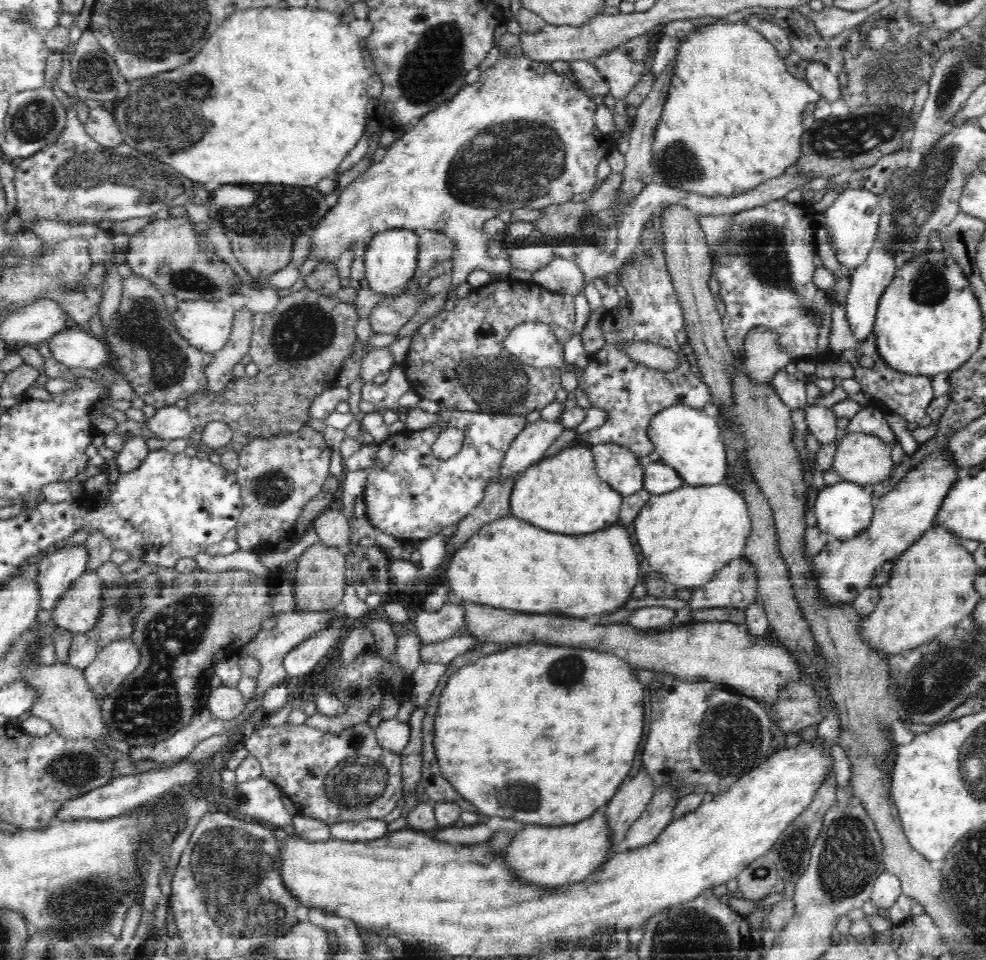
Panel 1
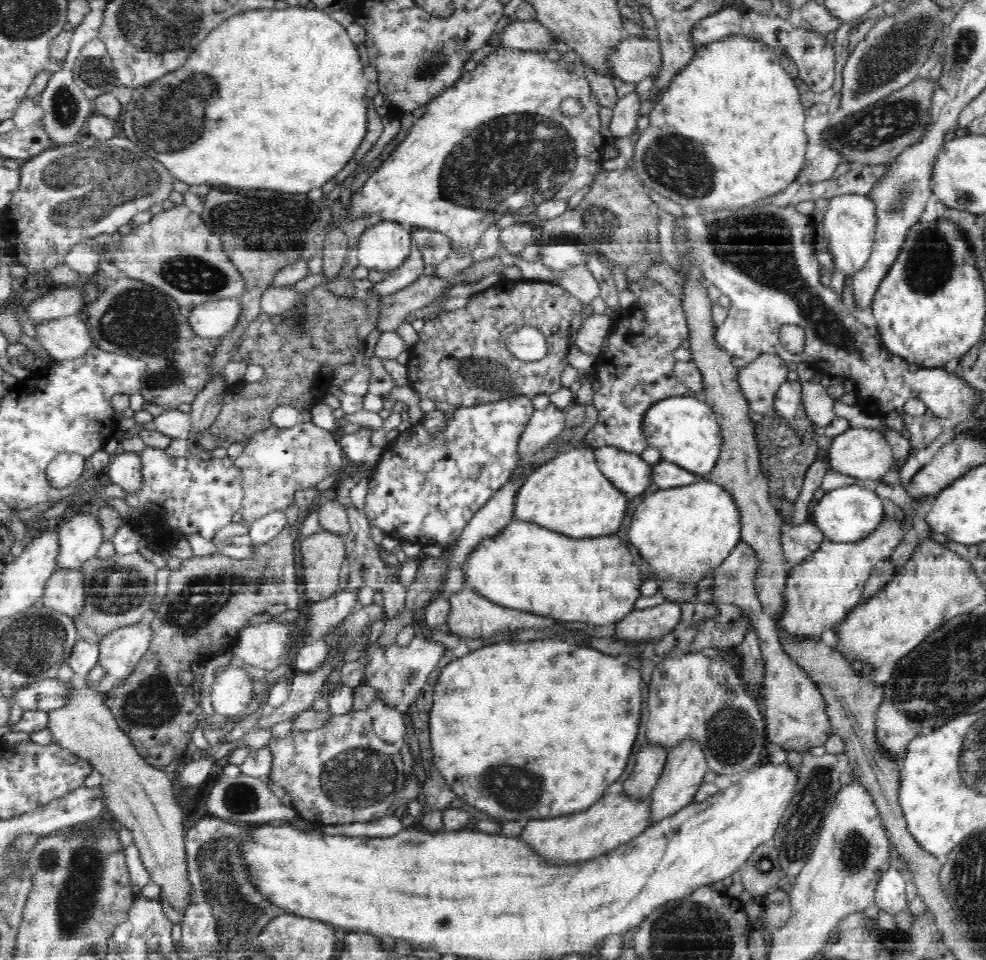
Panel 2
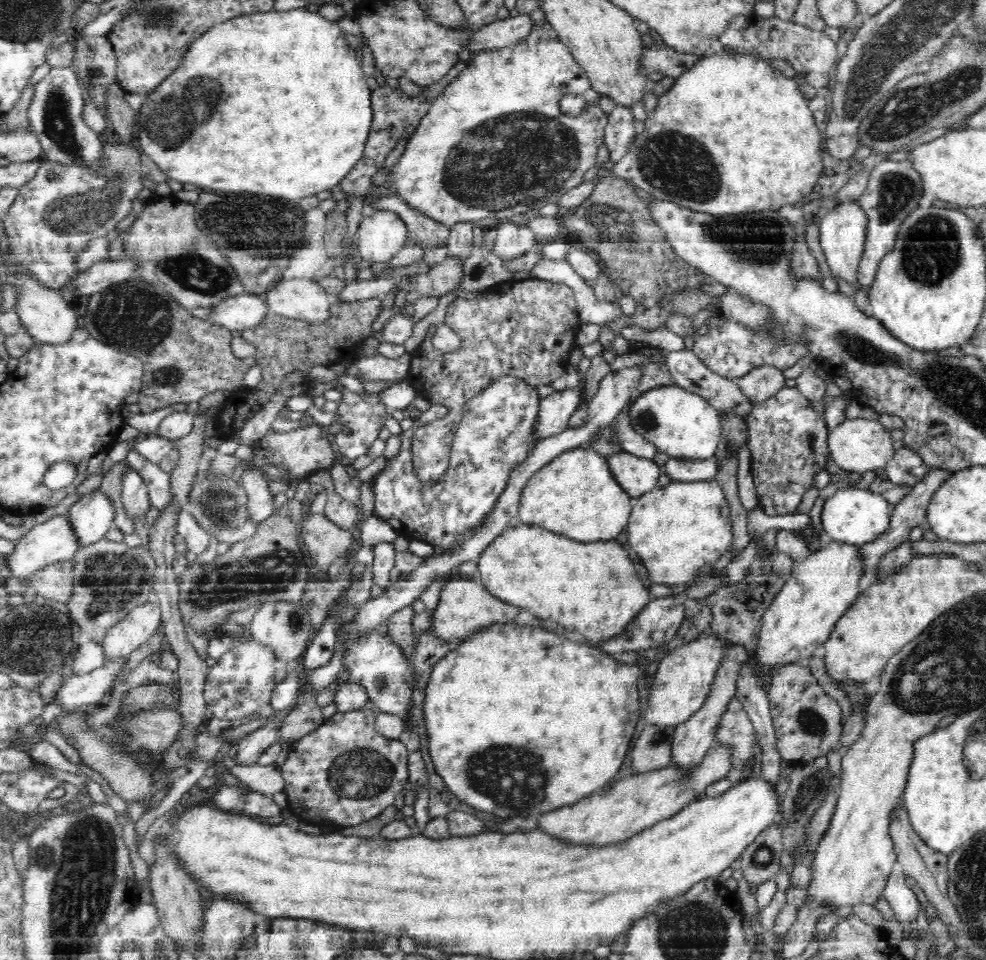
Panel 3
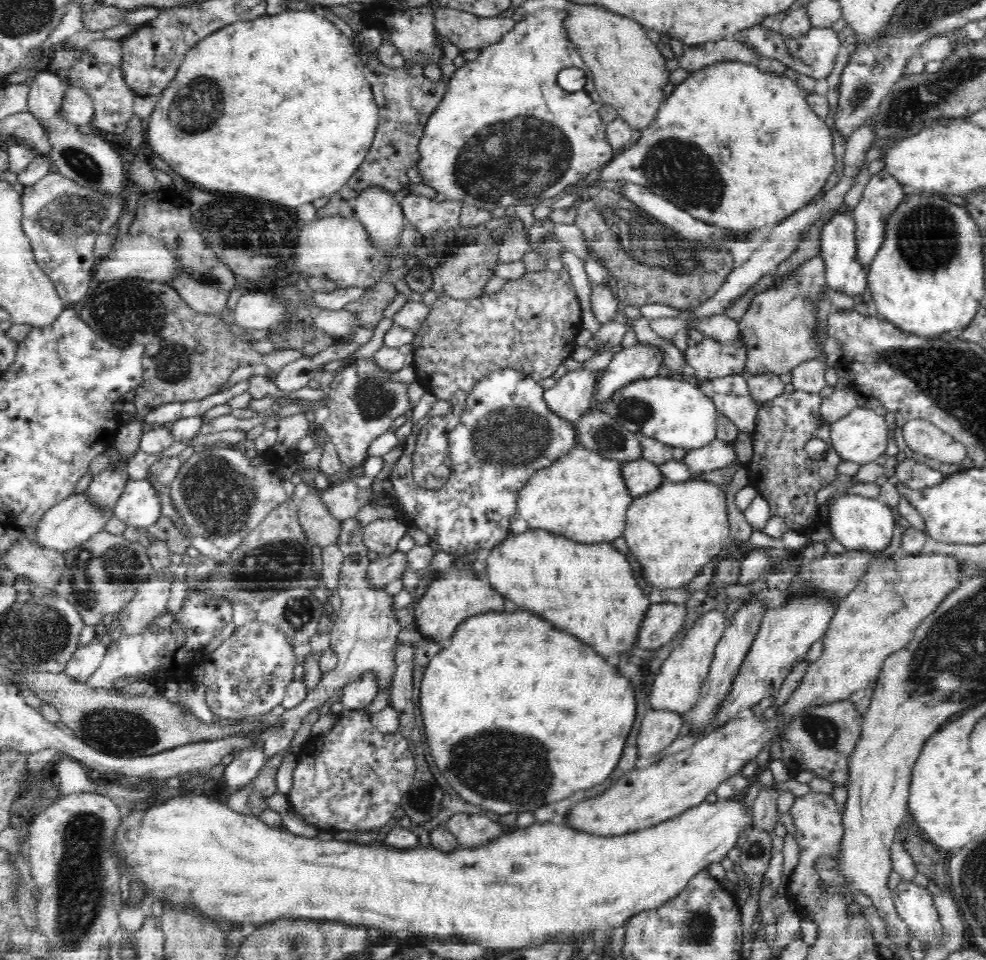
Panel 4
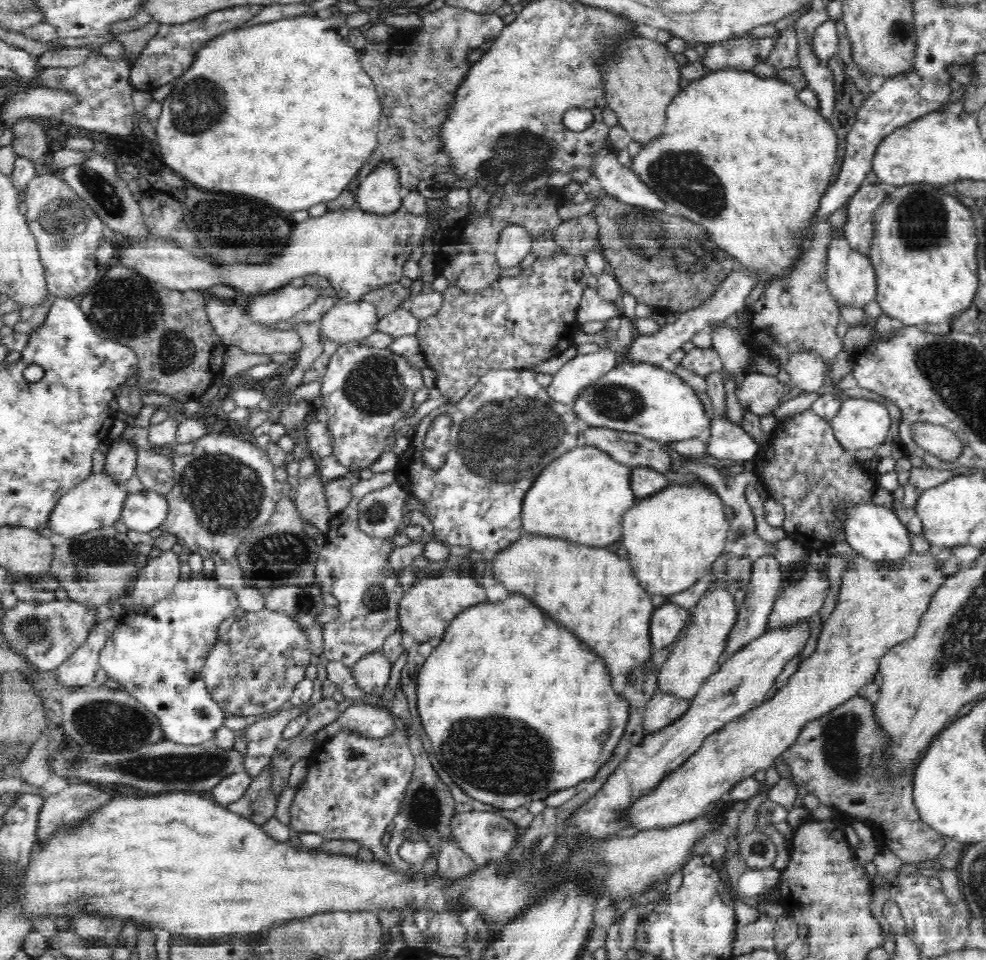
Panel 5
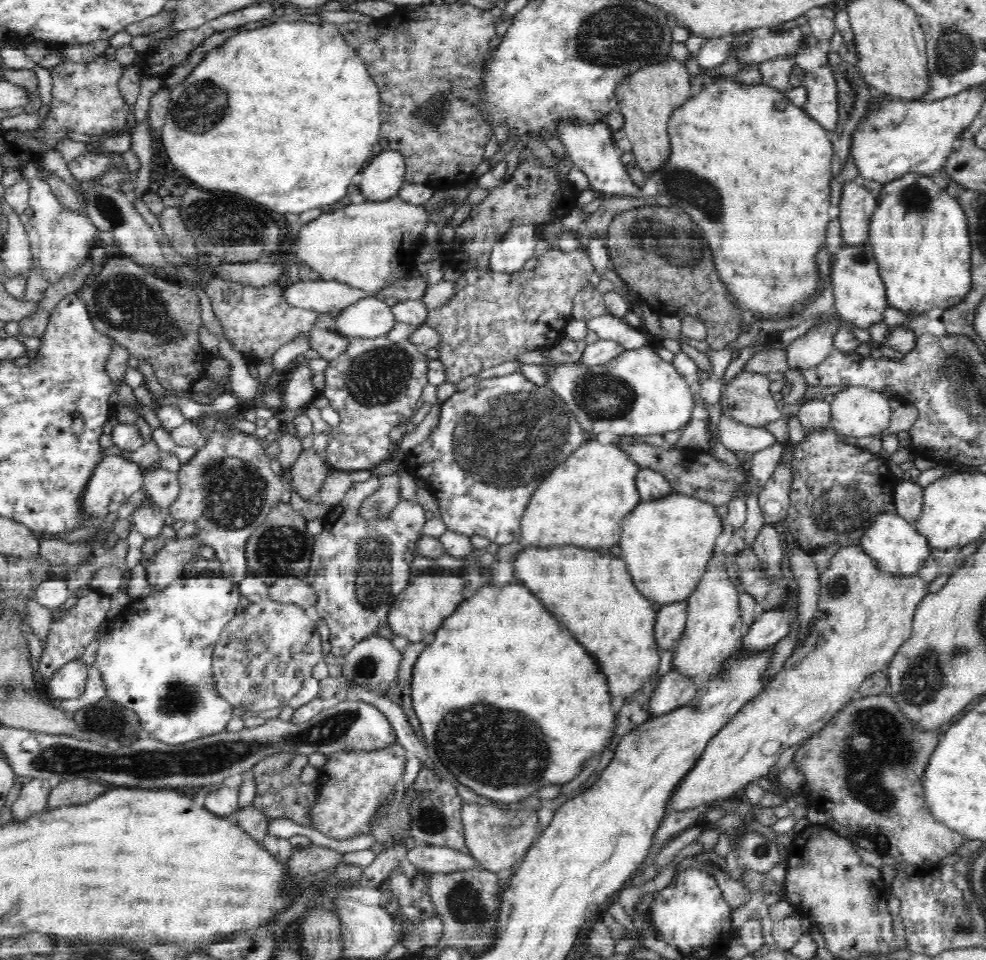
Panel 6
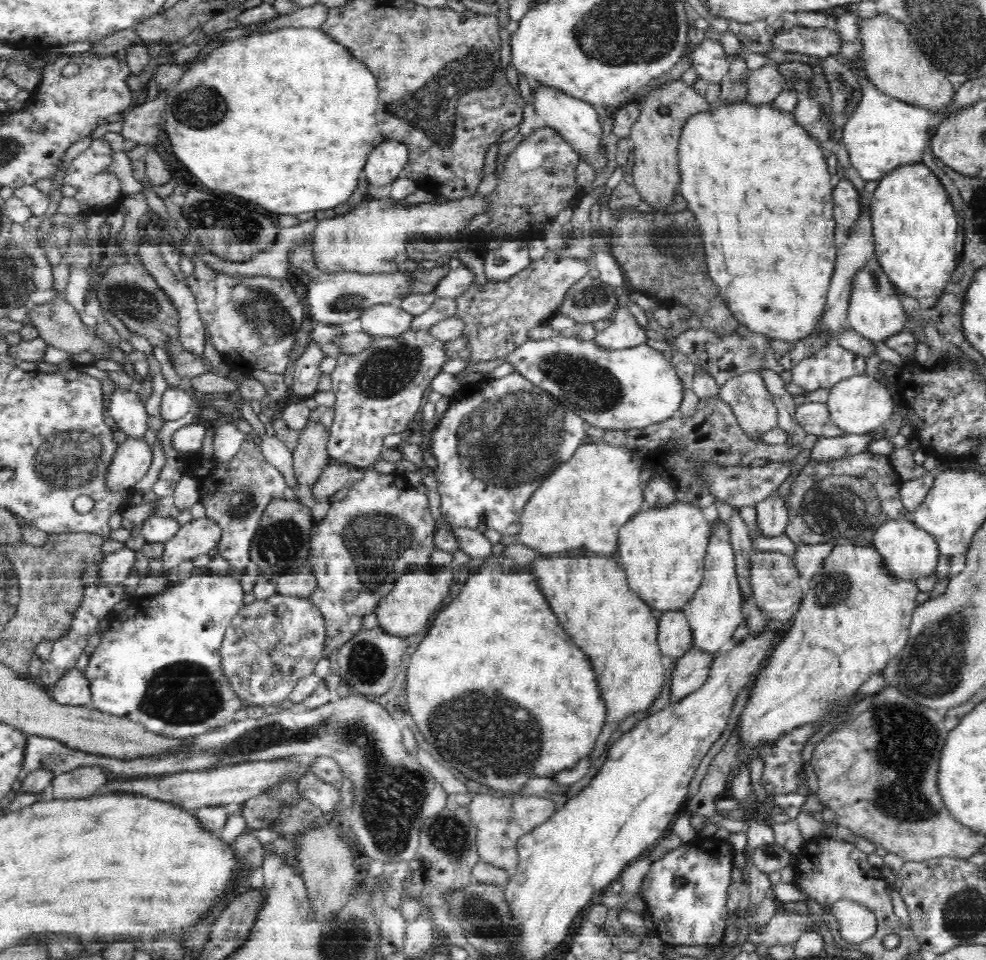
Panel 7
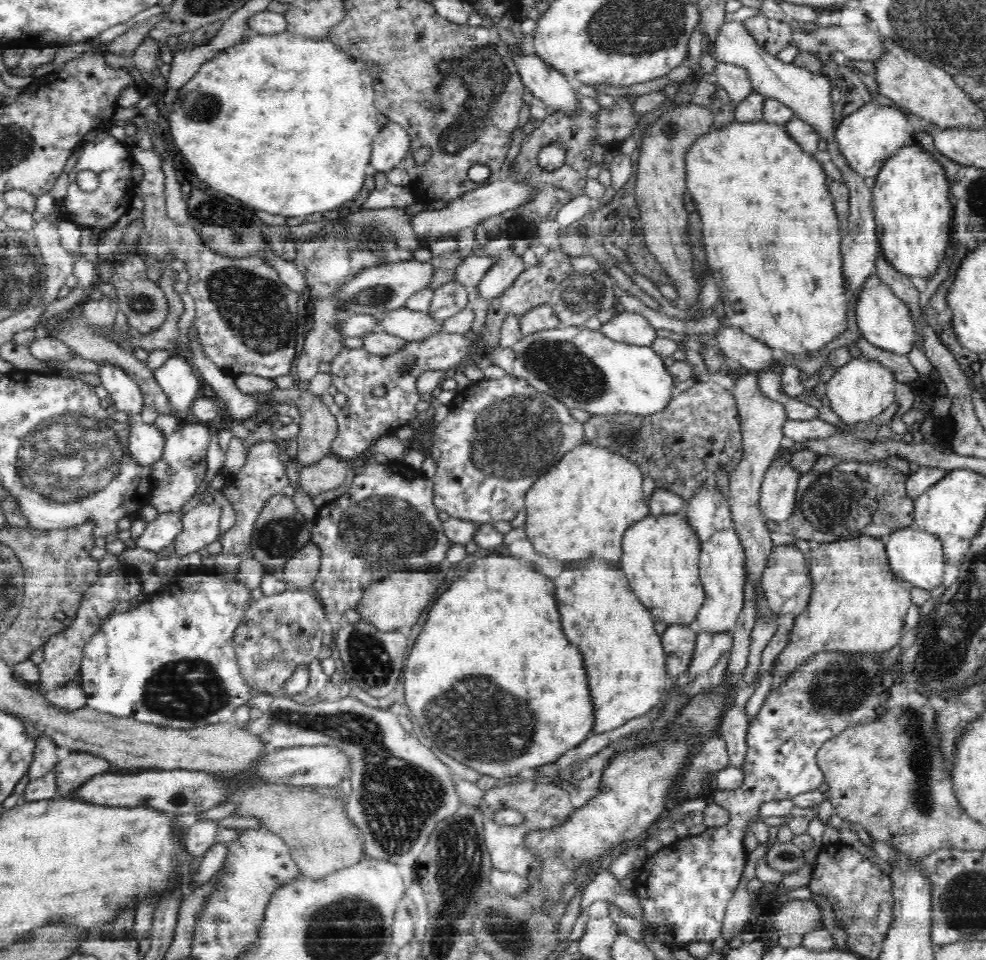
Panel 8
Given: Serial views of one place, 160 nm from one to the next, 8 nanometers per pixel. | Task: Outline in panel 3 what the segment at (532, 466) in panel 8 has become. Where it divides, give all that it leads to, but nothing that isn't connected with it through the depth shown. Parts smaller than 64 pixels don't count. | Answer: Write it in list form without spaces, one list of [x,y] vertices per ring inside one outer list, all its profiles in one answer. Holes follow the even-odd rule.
[[[511,375],[501,376],[490,383],[480,395],[465,404],[456,434],[452,438],[450,465],[439,478],[438,483],[424,485],[413,474],[413,434],[410,427],[399,435],[402,446],[400,452],[393,458],[388,458],[385,469],[372,480],[371,489],[374,492],[374,510],[372,515],[385,520],[400,536],[406,540],[421,540],[444,550],[454,548],[458,538],[470,529],[479,528],[490,516],[491,510],[499,500],[499,496],[506,488],[512,470],[522,465],[524,460],[536,450],[540,440],[535,434],[535,422],[538,421],[540,395],[536,387],[522,379]]]

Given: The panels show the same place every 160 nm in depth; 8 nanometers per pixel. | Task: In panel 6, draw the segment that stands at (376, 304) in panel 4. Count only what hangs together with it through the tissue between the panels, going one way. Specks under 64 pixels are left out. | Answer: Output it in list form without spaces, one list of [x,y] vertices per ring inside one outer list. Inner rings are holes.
[[[426,277],[402,278],[392,285],[381,288],[375,297],[383,300],[388,307],[395,306],[397,302],[418,300],[424,296],[428,288]]]

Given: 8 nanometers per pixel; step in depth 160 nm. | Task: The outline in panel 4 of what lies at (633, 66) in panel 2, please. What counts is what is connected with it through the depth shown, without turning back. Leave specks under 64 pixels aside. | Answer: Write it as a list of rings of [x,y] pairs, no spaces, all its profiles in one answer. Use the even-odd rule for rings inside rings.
[[[733,37],[684,48],[678,66],[692,72],[726,61],[750,63],[754,57],[757,54],[745,42]]]

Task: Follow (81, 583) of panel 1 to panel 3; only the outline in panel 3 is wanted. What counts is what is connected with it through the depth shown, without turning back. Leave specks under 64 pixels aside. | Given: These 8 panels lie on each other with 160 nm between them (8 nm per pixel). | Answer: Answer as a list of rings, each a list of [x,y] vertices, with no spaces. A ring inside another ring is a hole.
[[[62,560],[46,564],[35,572],[28,584],[40,597],[66,603],[74,591],[72,563]]]

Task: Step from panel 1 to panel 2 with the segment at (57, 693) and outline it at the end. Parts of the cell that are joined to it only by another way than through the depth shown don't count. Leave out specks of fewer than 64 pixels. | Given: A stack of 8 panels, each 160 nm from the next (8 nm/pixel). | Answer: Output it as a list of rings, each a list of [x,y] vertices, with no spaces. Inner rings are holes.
[[[88,684],[78,688],[74,696],[66,705],[51,710],[48,713],[47,726],[53,734],[53,740],[62,748],[74,753],[77,757],[88,761],[92,768],[98,770],[102,778],[102,791],[105,795],[107,809],[112,811],[117,826],[124,825],[134,837],[134,845],[140,852],[140,857],[146,871],[150,874],[152,882],[161,888],[158,900],[163,906],[163,911],[168,921],[173,924],[181,924],[183,916],[187,912],[188,901],[191,896],[191,882],[188,880],[188,862],[186,859],[184,826],[182,818],[184,812],[178,804],[178,798],[174,798],[176,787],[171,773],[163,771],[163,768],[152,768],[133,747],[132,741],[124,731],[120,730],[117,722],[108,708],[105,693],[95,692]]]

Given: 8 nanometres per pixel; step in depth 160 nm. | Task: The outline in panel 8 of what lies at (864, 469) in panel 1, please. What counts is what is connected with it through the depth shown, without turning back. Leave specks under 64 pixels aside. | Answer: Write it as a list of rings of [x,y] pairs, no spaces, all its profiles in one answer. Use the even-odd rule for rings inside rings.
[[[855,353],[854,358],[840,367],[826,384],[826,394],[830,400],[829,407],[845,424],[868,422],[880,416],[894,402],[895,386],[898,382],[895,372],[886,366],[882,366],[875,359]]]

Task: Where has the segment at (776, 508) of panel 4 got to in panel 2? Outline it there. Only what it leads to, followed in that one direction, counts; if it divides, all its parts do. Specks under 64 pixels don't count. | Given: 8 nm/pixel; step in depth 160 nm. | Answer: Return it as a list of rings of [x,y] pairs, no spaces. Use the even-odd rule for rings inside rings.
[[[786,380],[776,393],[774,408],[784,418],[782,426],[768,426],[768,420],[760,426],[758,446],[764,446],[764,444],[776,446],[774,456],[768,450],[762,450],[762,454],[760,454],[762,470],[764,470],[768,484],[770,484],[769,498],[772,498],[772,500],[774,500],[774,496],[784,496],[782,500],[795,502],[801,493],[808,467],[816,461],[816,452],[819,450],[817,443],[812,442],[812,430],[814,428],[812,428],[813,424],[810,424],[810,418],[806,418],[801,384],[800,381]]]

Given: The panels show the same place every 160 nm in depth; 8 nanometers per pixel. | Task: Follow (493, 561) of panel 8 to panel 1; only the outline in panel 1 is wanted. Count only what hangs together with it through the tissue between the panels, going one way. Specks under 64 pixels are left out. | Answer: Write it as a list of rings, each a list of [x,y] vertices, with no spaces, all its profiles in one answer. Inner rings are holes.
[[[524,642],[518,648],[505,646],[475,663],[458,668],[441,692],[434,728],[434,750],[441,775],[480,813],[489,817],[516,820],[523,825],[565,826],[590,818],[595,810],[608,805],[632,770],[644,736],[644,686],[638,681],[636,669],[612,653],[578,647],[552,646],[540,642]]]

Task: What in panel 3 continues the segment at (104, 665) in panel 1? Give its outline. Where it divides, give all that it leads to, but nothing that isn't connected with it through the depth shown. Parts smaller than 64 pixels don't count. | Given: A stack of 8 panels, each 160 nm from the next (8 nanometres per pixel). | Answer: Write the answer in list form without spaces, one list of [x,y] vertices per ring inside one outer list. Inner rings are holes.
[[[153,599],[138,606],[108,630],[104,639],[105,658],[126,658],[148,641],[161,624],[161,608]]]

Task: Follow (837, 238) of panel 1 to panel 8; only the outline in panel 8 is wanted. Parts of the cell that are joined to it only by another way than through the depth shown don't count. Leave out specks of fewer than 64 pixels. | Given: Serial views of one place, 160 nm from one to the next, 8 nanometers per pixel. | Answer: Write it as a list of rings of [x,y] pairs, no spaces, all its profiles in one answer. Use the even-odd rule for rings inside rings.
[[[876,270],[865,280],[856,303],[856,323],[860,335],[873,346],[894,354],[910,354],[915,349],[916,326],[912,312],[903,300],[880,278]]]

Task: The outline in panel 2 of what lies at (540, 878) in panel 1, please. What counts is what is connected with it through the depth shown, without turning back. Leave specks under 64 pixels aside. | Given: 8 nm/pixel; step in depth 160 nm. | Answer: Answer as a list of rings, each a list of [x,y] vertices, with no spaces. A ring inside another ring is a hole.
[[[624,792],[608,794],[593,806],[557,818],[530,820],[520,832],[520,839],[528,846],[536,846],[548,862],[584,863],[584,858],[599,858],[617,846],[632,840],[652,827],[652,798],[628,799]]]

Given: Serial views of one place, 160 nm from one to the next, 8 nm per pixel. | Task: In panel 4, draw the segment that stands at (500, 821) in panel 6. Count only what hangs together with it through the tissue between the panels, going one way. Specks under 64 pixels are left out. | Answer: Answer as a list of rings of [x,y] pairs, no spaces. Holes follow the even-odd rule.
[[[458,814],[445,823],[452,835],[463,848],[478,848],[482,843],[504,836],[510,829],[499,826],[486,816]]]

